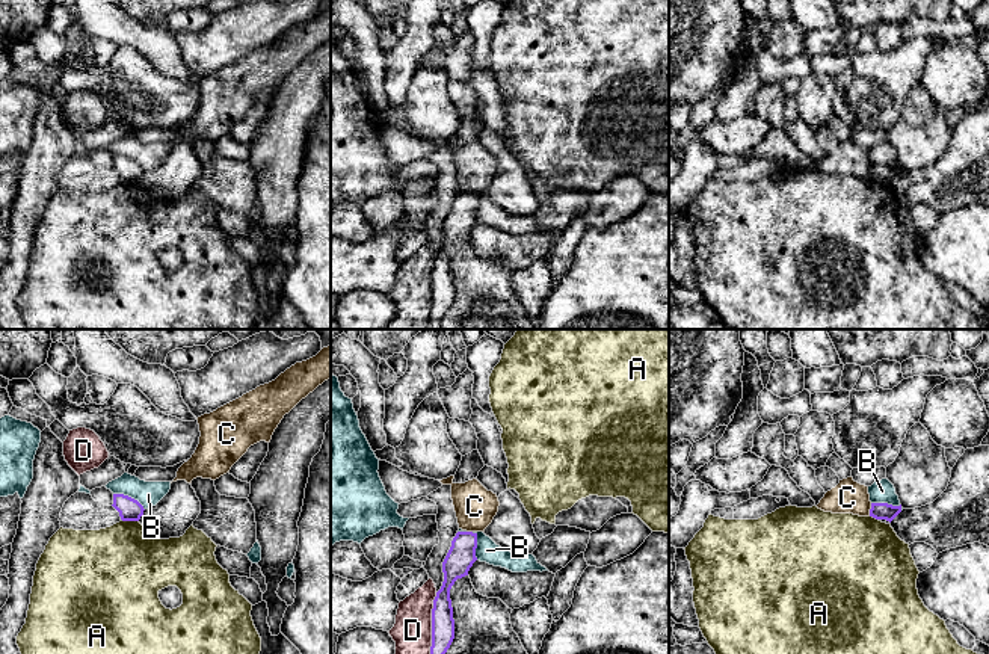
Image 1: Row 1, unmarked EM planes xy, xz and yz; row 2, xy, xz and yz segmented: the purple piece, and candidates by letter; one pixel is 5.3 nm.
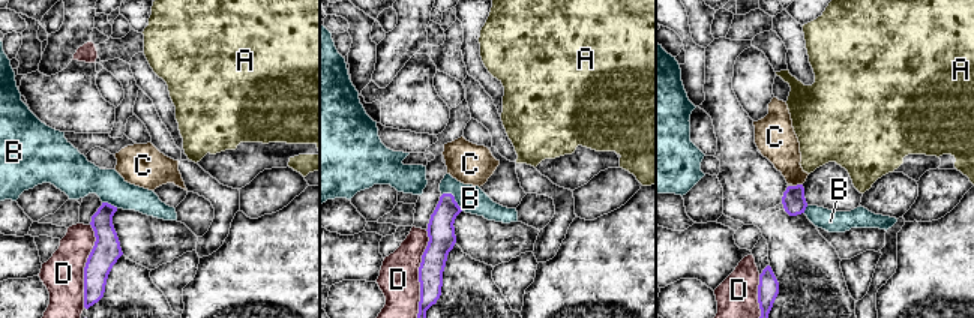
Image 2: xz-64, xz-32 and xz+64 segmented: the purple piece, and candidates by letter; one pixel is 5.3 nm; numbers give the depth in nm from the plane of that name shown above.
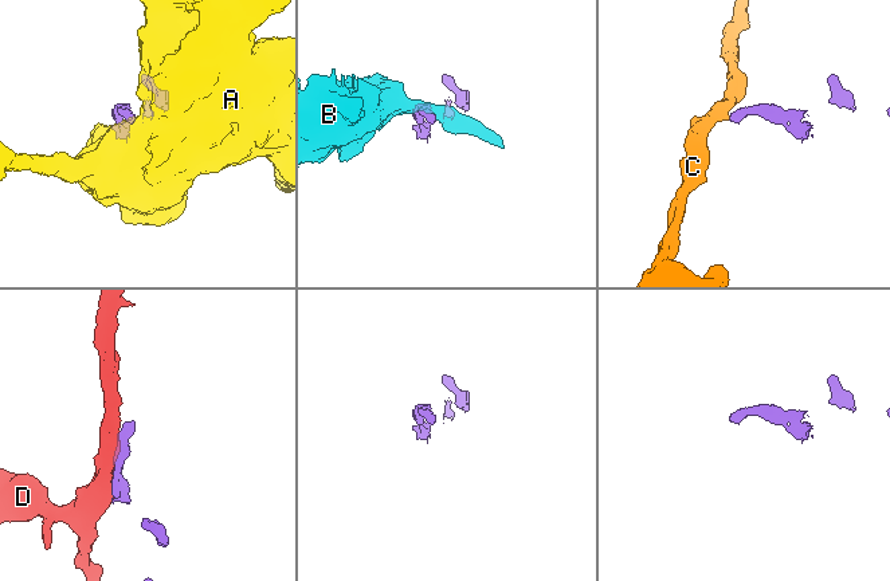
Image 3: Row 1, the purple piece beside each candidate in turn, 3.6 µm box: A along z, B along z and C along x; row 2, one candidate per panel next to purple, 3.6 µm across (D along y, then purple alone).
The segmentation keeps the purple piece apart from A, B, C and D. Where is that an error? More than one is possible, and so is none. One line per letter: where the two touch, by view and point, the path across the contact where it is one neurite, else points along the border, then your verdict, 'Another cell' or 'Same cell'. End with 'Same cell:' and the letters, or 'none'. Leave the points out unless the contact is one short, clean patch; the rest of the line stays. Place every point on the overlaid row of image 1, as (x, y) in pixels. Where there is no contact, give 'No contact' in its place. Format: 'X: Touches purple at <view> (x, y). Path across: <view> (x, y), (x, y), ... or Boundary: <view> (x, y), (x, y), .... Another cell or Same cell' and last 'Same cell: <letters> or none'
A: Touches purple at xy (130, 520). Another cell
B: Touches purple at xy (130, 497). Boundary: xy (113, 493), (133, 497), (144, 509). Another cell
C: Touches purple at yz (870, 509). Another cell
D: Touches purple at xz (432, 623). Another cell
Same cell: none

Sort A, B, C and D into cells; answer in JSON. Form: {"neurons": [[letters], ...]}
{"neurons": [["A"], ["B"], ["C"], ["D"]]}

